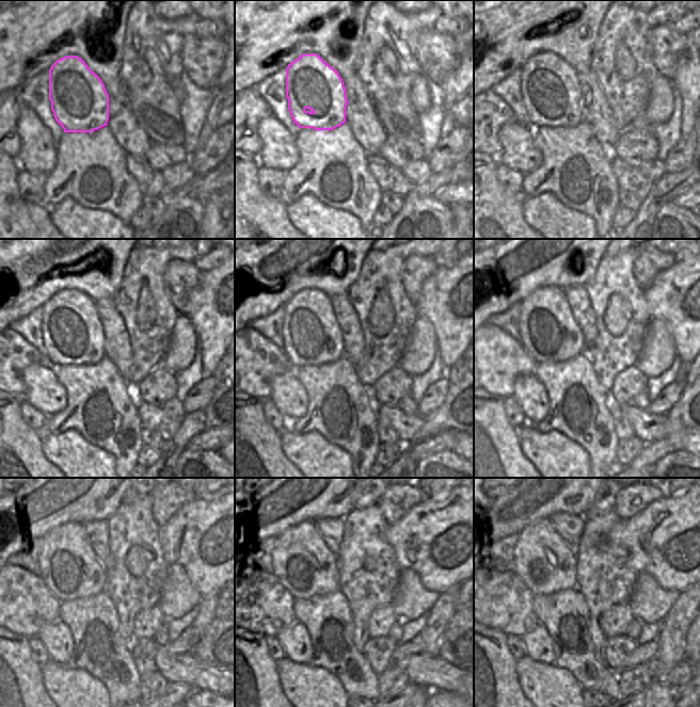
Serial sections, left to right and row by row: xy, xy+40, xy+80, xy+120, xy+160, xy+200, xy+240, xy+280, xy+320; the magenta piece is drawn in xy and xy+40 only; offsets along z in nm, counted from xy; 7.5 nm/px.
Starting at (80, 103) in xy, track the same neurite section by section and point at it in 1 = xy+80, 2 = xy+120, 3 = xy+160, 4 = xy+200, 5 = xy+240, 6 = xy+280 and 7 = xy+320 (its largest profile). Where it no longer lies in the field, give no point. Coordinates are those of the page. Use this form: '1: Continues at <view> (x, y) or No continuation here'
1: Continues at xy+80 (546, 80)
2: Continues at xy+120 (82, 330)
3: Continues at xy+160 (313, 306)
4: Continues at xy+200 (550, 304)
5: Continues at xy+240 (69, 540)
6: Continues at xy+280 (304, 539)
7: Continues at xy+320 (539, 539)

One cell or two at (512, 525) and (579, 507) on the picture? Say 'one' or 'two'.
one

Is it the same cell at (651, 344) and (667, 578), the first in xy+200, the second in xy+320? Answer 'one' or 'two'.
two

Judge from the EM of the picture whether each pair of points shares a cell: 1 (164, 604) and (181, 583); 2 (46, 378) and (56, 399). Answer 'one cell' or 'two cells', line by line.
1: one cell
2: one cell

